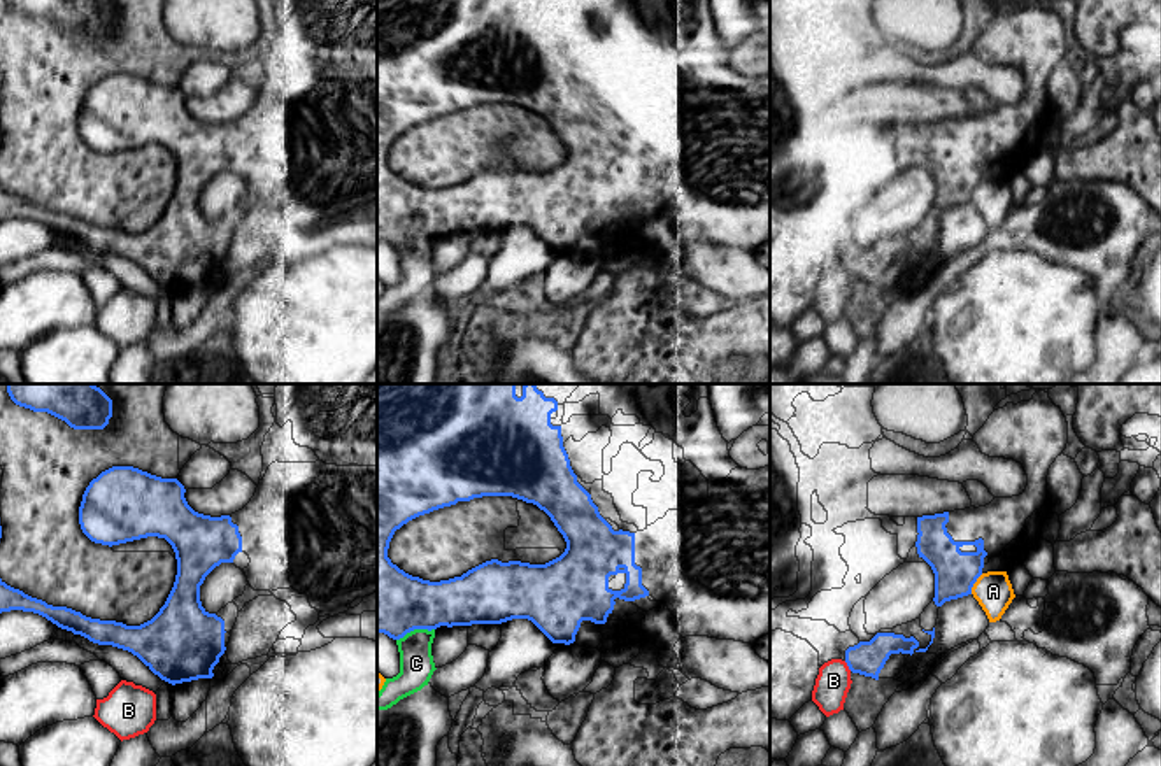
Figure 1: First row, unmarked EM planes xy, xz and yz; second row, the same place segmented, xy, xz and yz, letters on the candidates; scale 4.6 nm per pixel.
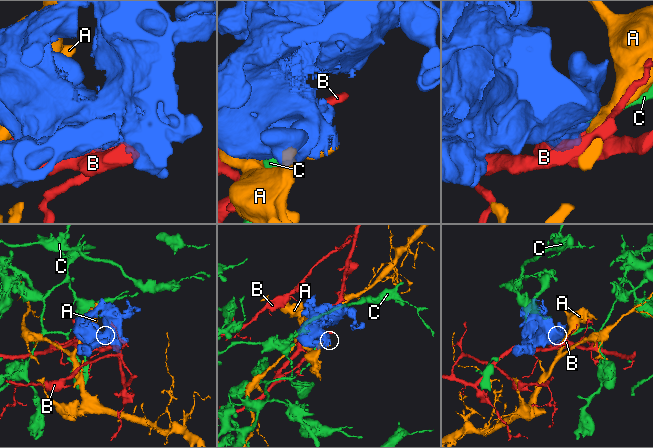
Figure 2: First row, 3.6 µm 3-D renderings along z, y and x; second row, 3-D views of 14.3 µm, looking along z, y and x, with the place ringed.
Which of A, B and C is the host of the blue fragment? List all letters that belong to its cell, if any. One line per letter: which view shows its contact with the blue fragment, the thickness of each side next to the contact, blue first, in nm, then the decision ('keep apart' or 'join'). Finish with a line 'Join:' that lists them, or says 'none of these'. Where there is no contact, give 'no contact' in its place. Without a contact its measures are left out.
A: yz | 200/170 nm | keep apart
B: yz | 160/160 nm | keep apart
C: xz | 320/160 nm | keep apart
Join: none of these

